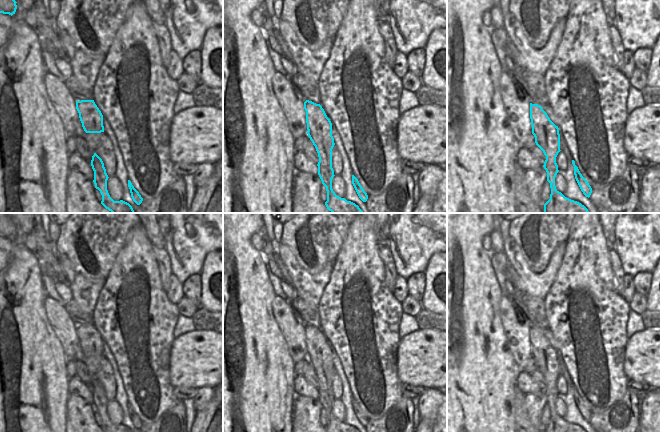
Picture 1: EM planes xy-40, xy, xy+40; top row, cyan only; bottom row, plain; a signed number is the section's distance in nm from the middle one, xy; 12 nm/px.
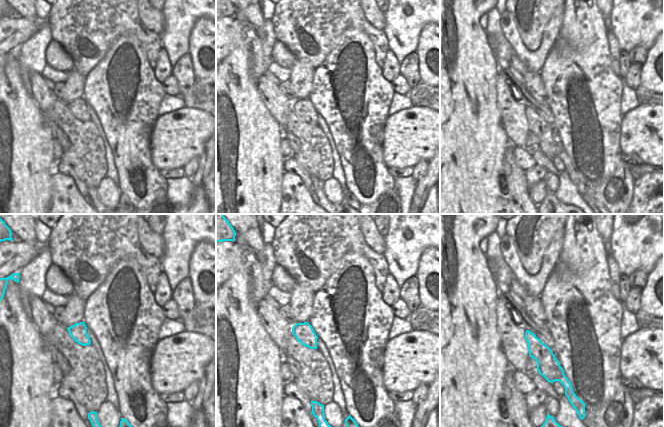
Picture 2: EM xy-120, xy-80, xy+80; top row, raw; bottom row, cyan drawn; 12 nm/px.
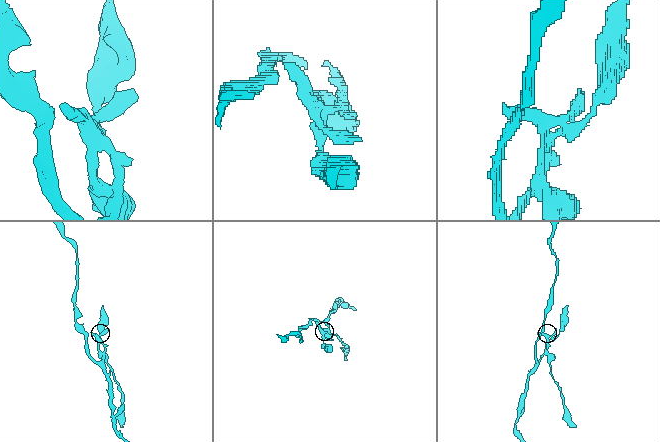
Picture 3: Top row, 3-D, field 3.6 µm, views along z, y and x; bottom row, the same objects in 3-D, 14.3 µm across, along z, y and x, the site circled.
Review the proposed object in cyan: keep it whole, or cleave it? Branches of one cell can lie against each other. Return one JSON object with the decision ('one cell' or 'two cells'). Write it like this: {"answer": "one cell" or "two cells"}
{"answer": "two cells"}

